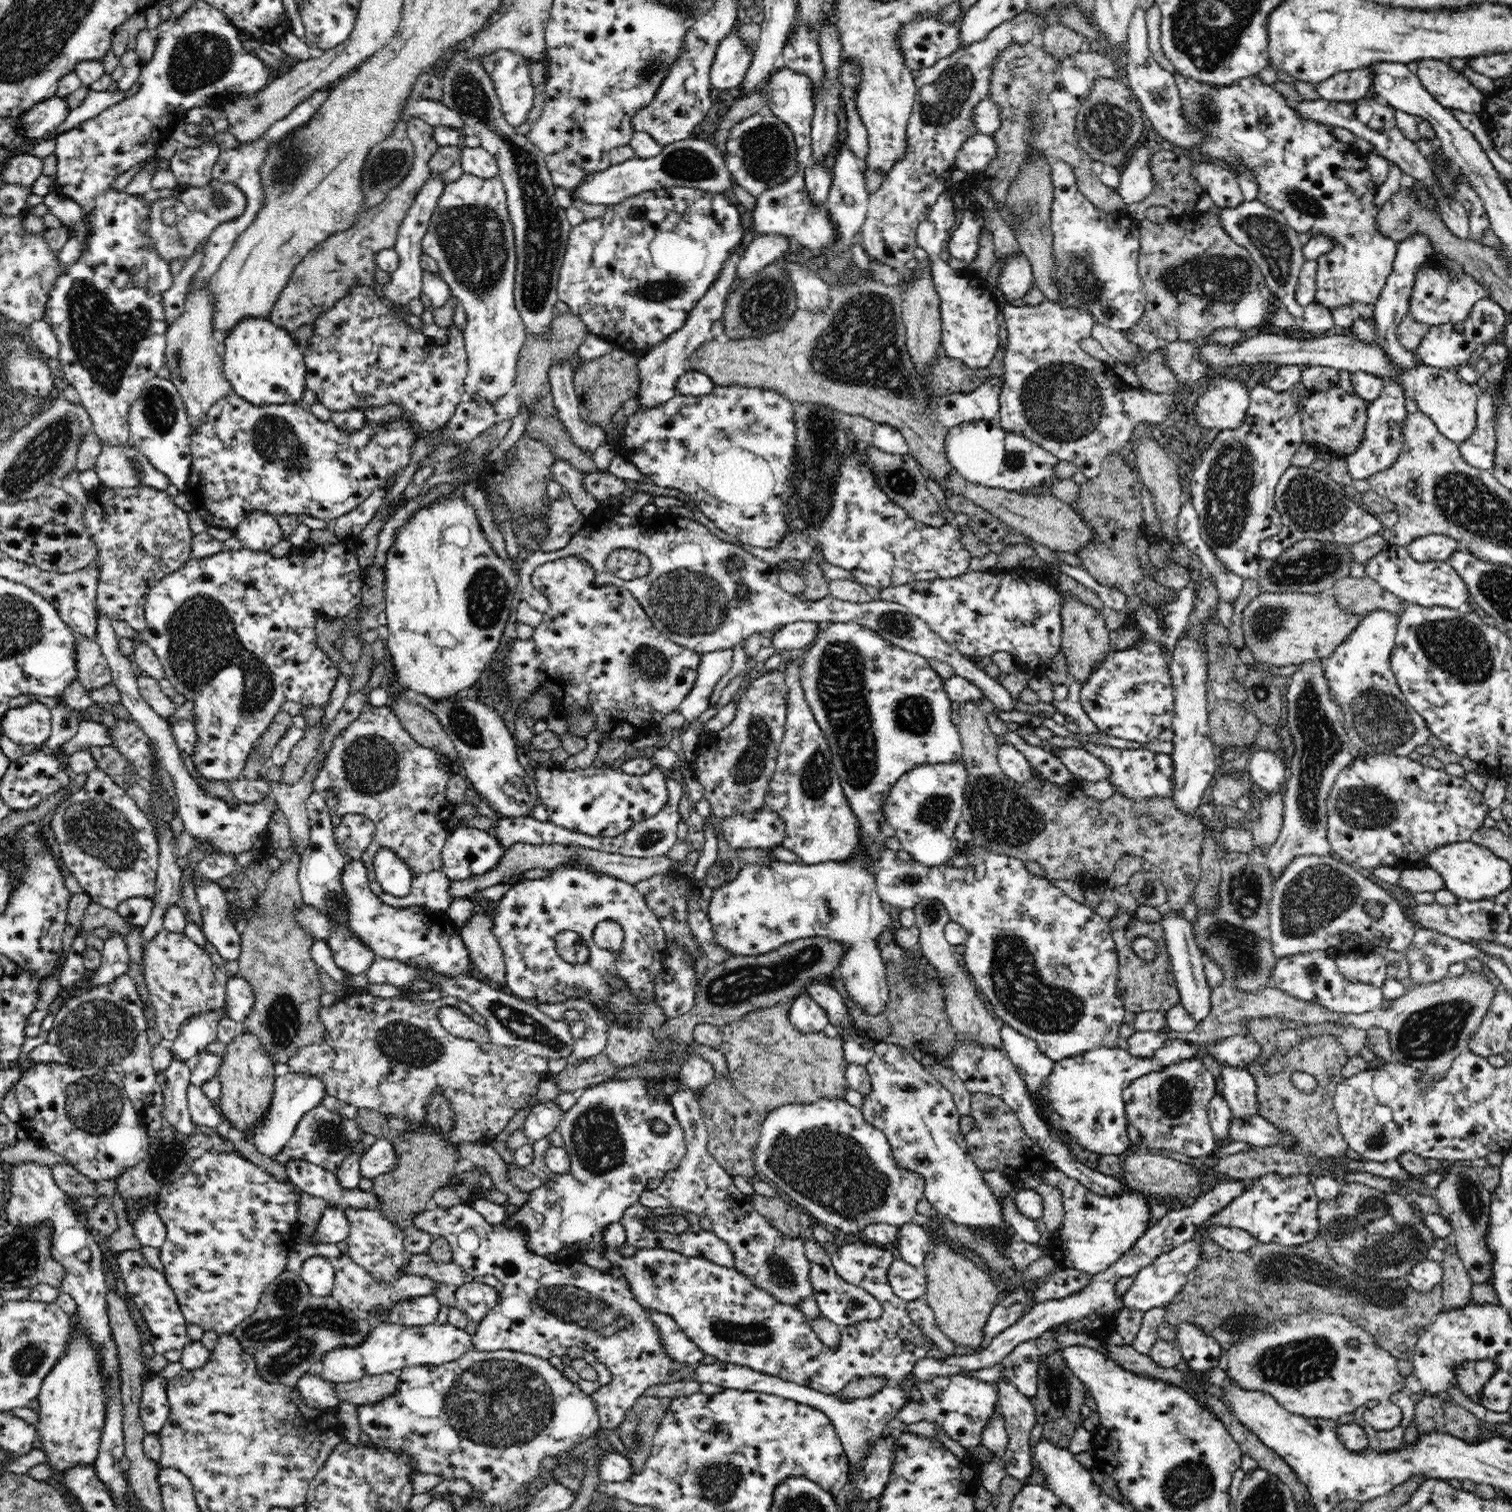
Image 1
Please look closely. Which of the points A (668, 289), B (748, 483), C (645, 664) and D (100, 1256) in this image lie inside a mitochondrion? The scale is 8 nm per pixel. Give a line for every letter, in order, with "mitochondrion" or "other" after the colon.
A: mitochondrion
B: other
C: mitochondrion
D: other

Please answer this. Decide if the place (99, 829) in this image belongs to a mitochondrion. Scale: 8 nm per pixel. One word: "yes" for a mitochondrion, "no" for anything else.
yes

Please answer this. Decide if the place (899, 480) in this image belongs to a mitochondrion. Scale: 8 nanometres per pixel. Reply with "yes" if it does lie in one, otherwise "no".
yes

